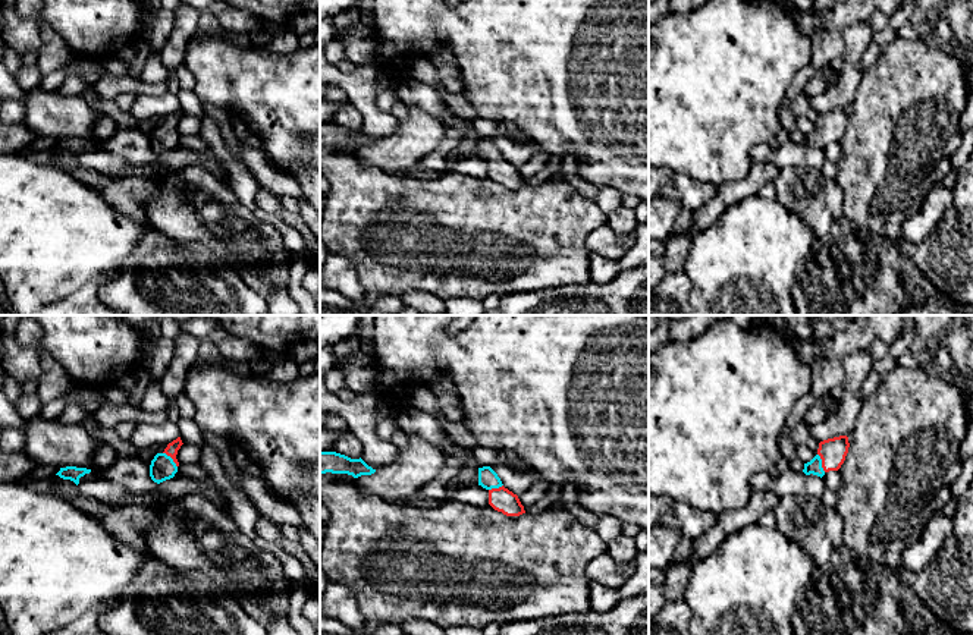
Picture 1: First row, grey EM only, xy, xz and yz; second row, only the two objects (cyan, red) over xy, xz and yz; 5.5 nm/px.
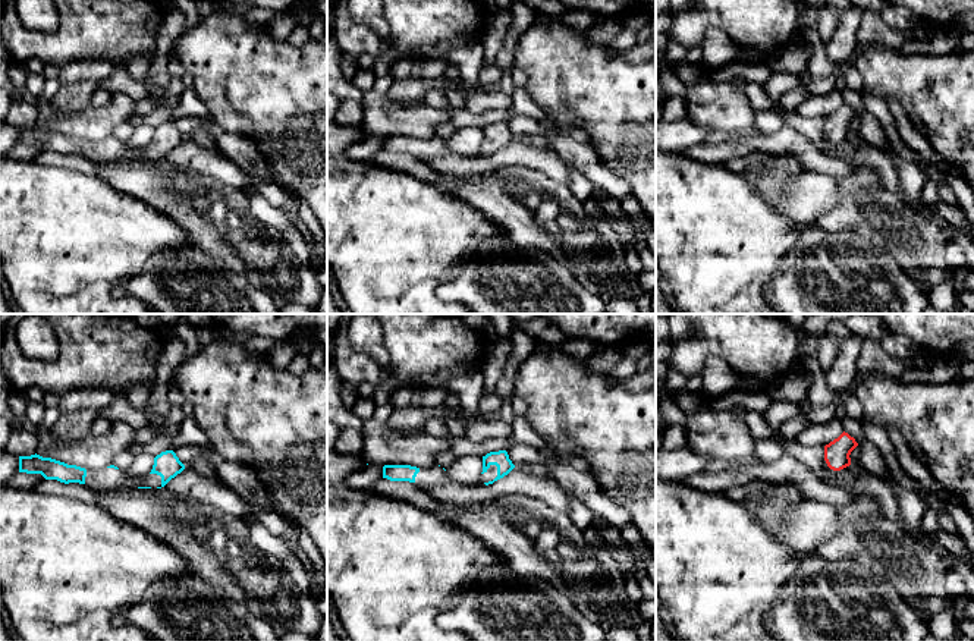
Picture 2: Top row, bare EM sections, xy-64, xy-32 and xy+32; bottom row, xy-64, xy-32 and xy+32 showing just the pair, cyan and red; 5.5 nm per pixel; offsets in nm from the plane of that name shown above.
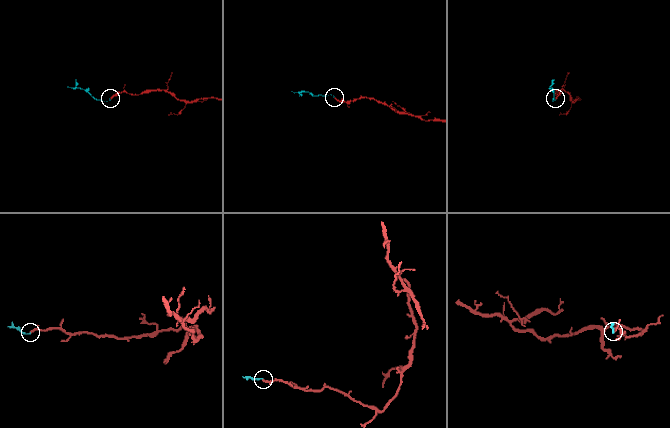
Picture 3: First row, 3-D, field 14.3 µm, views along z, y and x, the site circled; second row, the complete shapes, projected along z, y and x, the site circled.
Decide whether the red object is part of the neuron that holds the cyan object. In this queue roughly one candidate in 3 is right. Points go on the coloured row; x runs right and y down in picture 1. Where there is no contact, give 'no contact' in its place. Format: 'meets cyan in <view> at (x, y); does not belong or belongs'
meets cyan in yz at (821, 462); belongs

